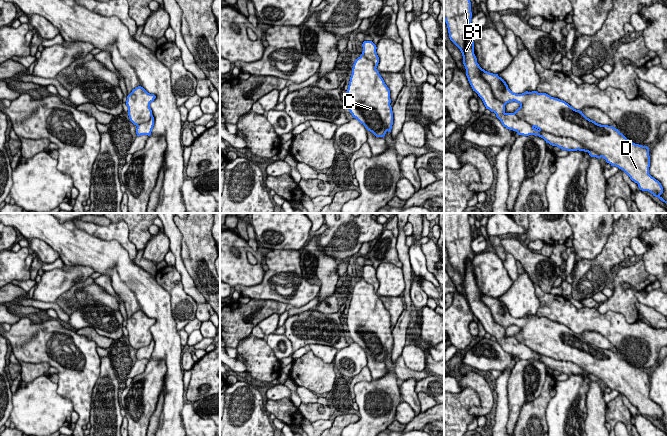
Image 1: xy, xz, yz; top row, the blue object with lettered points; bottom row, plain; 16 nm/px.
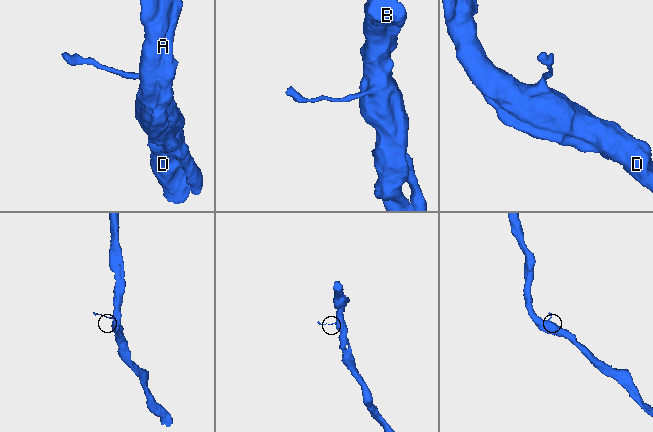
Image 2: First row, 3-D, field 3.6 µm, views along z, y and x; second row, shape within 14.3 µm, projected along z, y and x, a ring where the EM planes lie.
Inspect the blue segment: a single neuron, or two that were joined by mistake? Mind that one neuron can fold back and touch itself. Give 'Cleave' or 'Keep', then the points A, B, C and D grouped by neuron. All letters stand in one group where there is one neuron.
Keep. Groups: A B C D

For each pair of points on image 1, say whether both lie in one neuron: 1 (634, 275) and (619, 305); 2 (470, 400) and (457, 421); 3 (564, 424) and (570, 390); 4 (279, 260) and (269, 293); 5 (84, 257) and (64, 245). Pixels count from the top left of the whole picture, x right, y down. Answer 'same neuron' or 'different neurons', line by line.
1: same neuron
2: same neuron
3: same neuron
4: same neuron
5: same neuron

